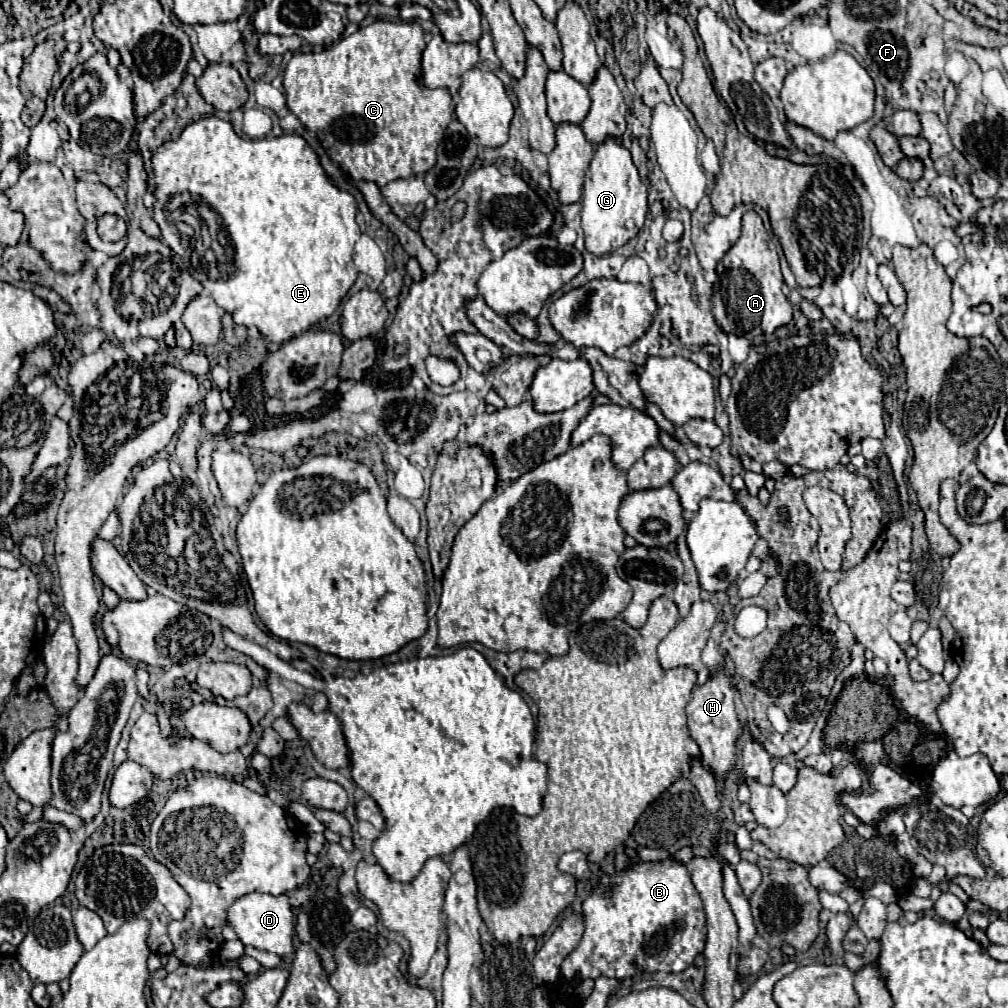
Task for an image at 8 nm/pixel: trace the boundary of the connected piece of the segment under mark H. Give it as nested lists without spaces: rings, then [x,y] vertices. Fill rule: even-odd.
[[[725,674],[711,676],[705,686],[695,686],[687,704],[687,726],[693,740],[701,748],[703,760],[715,770],[715,776],[725,776],[735,766],[735,740],[741,732],[741,724],[735,714],[735,688],[727,682]]]

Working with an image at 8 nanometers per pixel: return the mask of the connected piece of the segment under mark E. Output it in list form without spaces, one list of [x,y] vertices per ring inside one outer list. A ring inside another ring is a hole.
[[[207,116],[187,126],[179,140],[163,144],[153,154],[153,170],[157,184],[153,220],[161,228],[161,240],[183,258],[189,272],[201,282],[215,304],[233,316],[235,324],[247,328],[255,326],[271,342],[283,344],[317,324],[321,318],[331,316],[355,284],[357,270],[353,264],[353,246],[361,238],[361,230],[355,222],[357,202],[349,192],[339,190],[329,182],[317,154],[301,136],[283,134],[277,138],[243,140],[229,122]],[[183,192],[201,196],[209,206],[215,206],[227,226],[233,244],[233,262],[231,266],[225,262],[221,270],[215,270],[215,278],[211,278],[209,268],[195,268],[191,258],[193,252],[185,252],[179,230],[175,230],[175,224],[167,218],[169,198]]]

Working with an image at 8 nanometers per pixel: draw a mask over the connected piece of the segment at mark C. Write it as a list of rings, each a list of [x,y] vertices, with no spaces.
[[[377,20],[355,34],[335,42],[333,46],[311,52],[293,54],[283,72],[283,90],[287,108],[317,134],[321,146],[343,172],[355,182],[367,180],[385,186],[397,178],[425,174],[435,166],[435,152],[451,122],[451,94],[447,90],[427,90],[421,84],[421,54],[425,50],[423,30],[419,24]]]

